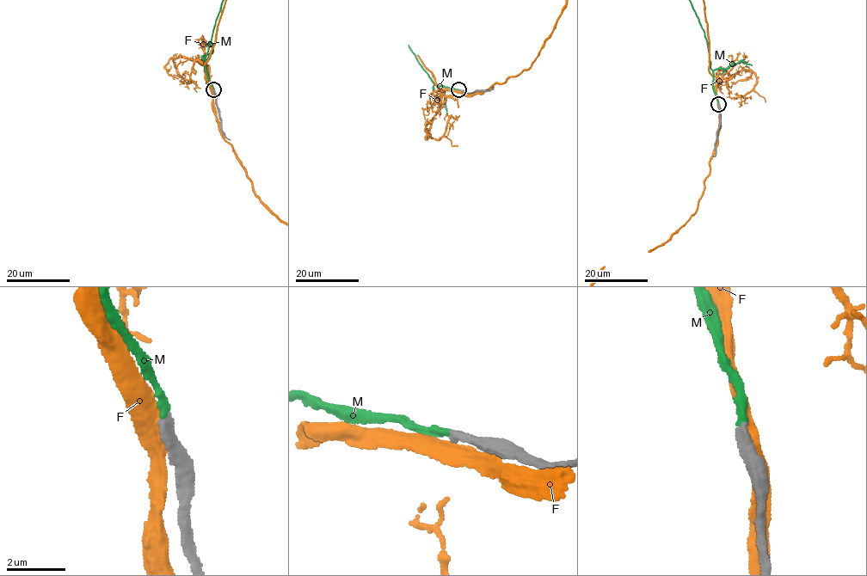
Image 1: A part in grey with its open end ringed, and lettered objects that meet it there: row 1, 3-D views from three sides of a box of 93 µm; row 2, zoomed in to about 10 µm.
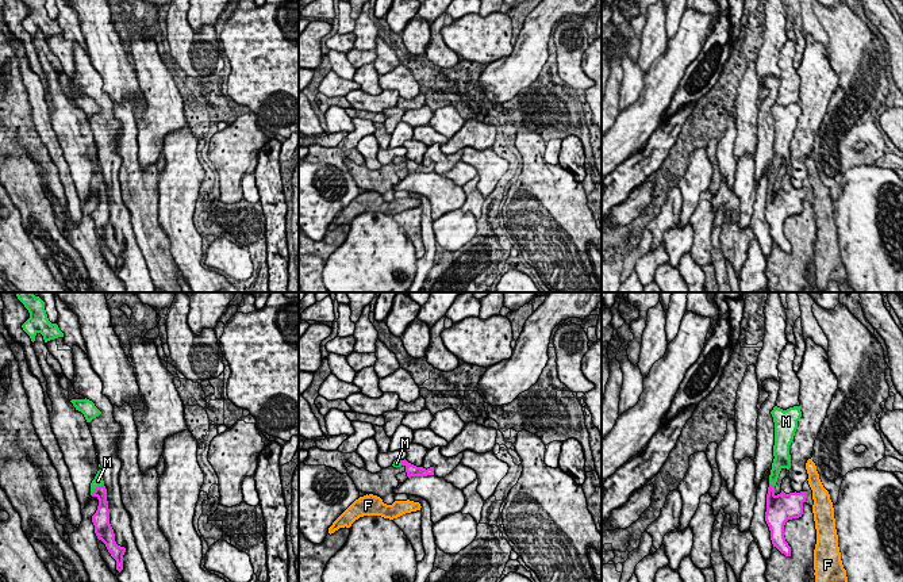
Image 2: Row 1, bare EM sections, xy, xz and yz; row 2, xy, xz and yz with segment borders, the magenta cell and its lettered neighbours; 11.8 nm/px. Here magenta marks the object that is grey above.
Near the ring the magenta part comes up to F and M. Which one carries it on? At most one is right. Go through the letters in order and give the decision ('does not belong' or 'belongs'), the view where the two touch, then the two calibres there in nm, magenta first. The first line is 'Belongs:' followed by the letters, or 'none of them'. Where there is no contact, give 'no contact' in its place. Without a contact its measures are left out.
Belongs: M
F: does not belong | no contact
M: belongs | xy | 140/120 nm

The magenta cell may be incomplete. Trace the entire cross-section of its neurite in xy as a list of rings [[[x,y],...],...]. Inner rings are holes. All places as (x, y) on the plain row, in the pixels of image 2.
[[[101,166],[97,168],[95,176],[91,180],[91,192],[99,196],[97,207],[92,212],[95,230],[97,236],[105,241],[111,253],[116,257],[116,267],[120,269],[123,267],[123,252],[126,249],[126,245],[118,242],[115,238],[115,230],[109,221],[107,185],[104,183]]]

